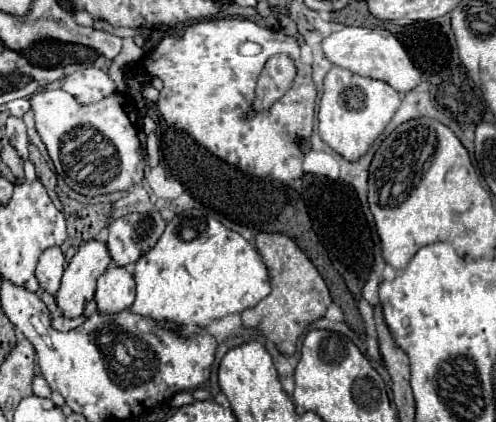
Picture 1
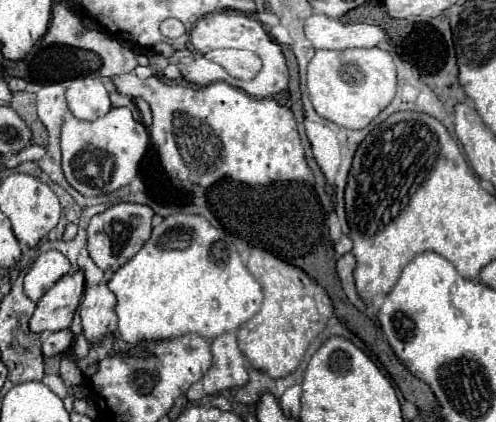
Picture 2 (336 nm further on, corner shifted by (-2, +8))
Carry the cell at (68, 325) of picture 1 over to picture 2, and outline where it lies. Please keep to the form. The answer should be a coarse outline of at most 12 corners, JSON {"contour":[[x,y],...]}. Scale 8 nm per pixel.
{"contour":[[70,330],[52,332],[42,340],[44,358],[60,356],[72,344]]}

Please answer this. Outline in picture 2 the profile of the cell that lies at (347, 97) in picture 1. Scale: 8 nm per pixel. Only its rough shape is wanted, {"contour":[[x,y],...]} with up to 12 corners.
{"contour":[[382,48],[316,50],[314,110],[366,128],[394,98]]}

